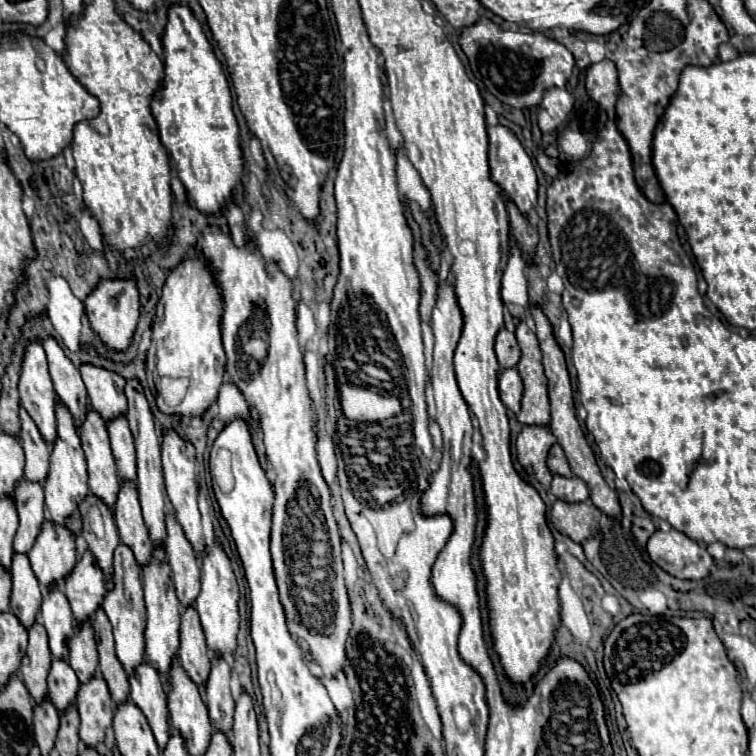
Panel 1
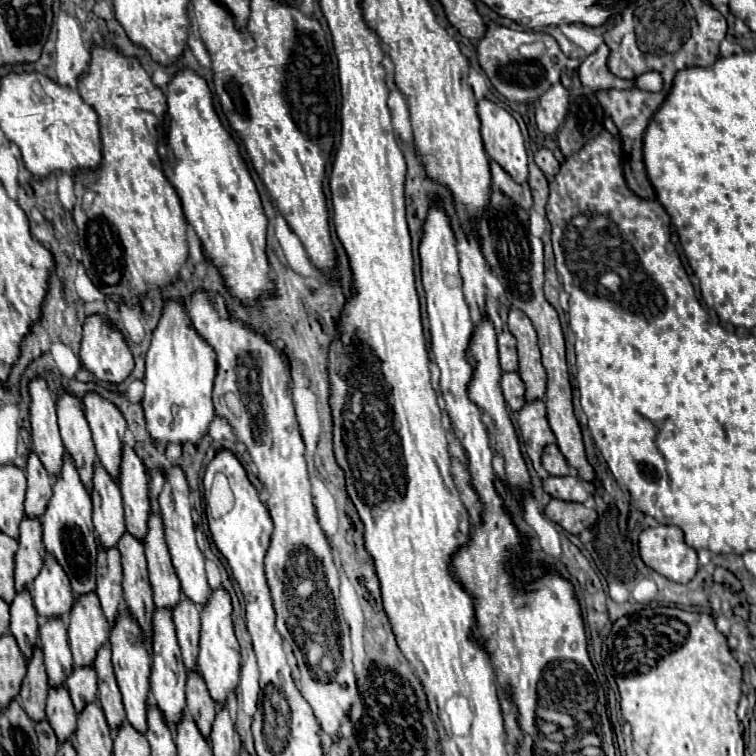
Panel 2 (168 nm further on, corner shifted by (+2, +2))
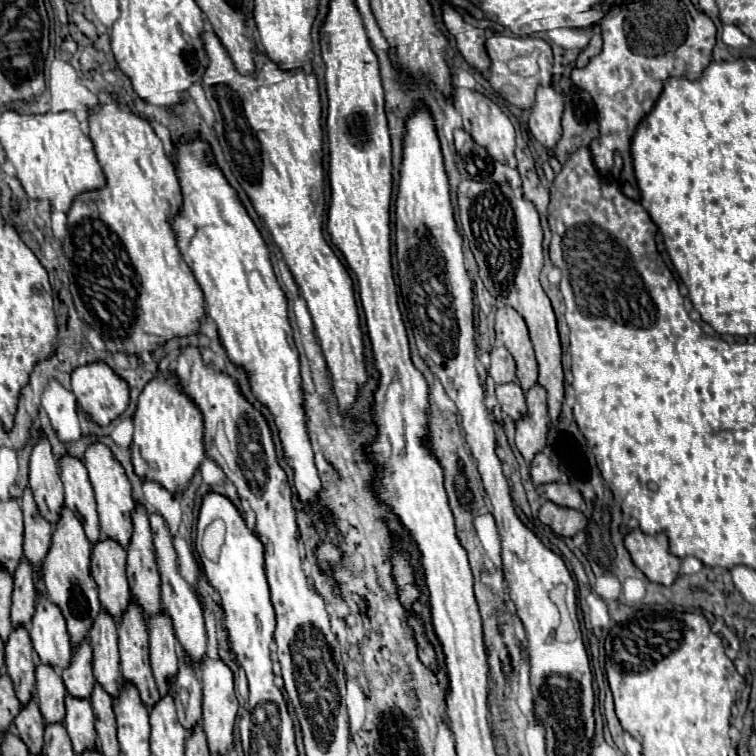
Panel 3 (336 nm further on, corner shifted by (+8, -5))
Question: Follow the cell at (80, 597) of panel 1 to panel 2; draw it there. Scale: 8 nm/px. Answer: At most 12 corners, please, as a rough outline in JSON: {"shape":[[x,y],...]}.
{"shape":[[96,593],[78,597],[68,617],[74,665],[92,665],[108,643]]}

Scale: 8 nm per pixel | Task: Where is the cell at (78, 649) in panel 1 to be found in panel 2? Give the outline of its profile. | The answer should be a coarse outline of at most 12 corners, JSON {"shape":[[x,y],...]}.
{"shape":[[74,667],[66,689],[76,713],[96,701],[92,667]]}

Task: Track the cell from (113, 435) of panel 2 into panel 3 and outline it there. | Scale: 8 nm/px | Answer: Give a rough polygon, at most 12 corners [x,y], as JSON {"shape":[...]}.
{"shape":[[102,442],[86,448],[102,536],[126,546],[132,488]]}

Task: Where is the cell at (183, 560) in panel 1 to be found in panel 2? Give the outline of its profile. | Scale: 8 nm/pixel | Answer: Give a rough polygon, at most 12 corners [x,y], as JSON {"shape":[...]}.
{"shape":[[182,599],[174,613],[186,671],[196,669],[200,607]]}

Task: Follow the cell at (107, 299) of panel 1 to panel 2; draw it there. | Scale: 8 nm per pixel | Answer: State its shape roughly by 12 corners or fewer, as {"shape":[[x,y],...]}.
{"shape":[[102,315],[84,323],[80,363],[96,381],[134,369],[124,335]]}

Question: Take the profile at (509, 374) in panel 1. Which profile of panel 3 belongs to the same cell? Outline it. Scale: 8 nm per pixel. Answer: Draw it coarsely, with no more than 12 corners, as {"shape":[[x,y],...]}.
{"shape":[[500,384],[496,398],[512,420],[526,414],[524,392],[518,384]]}

